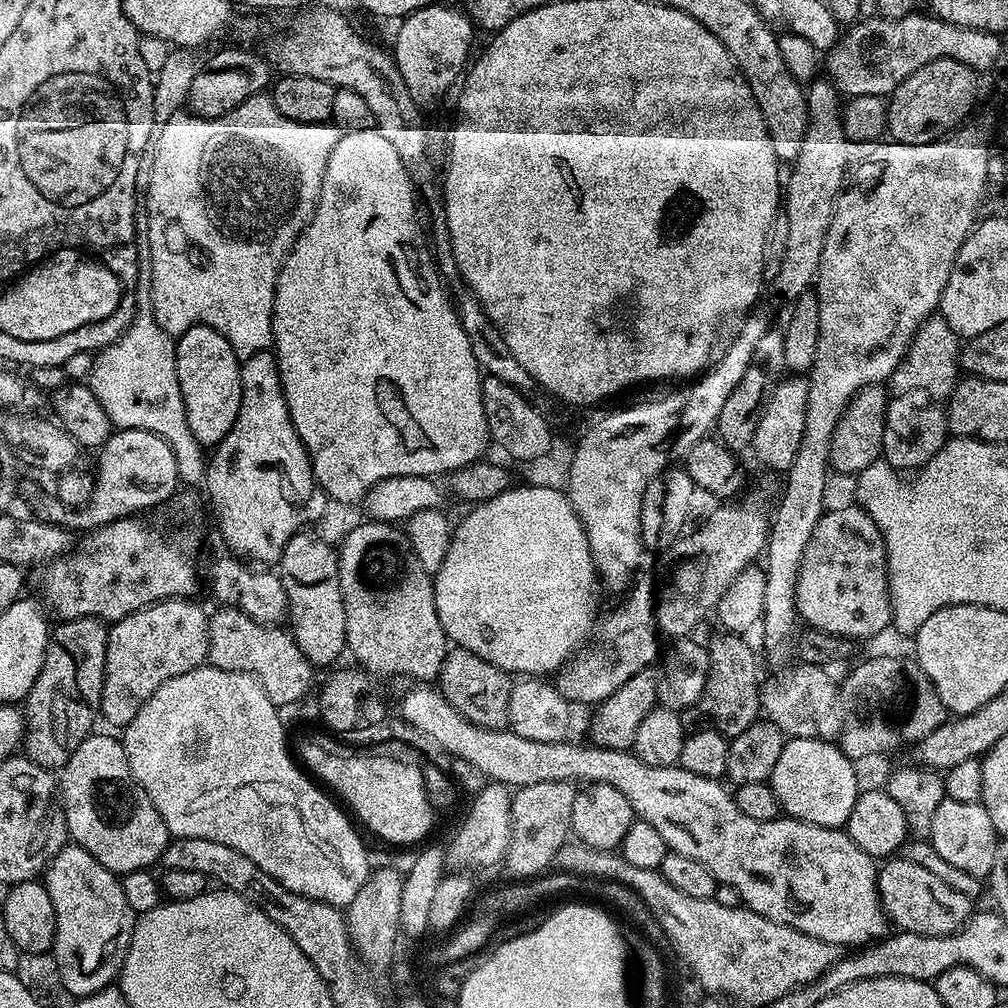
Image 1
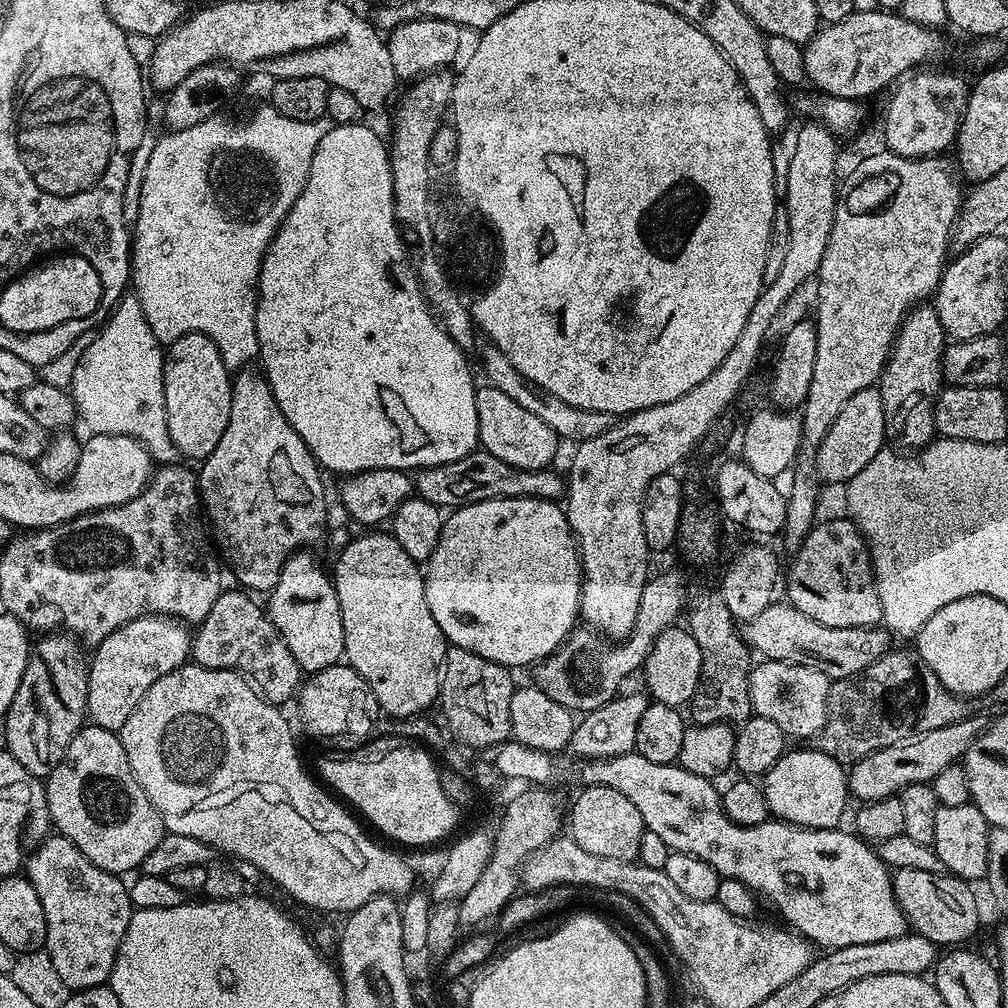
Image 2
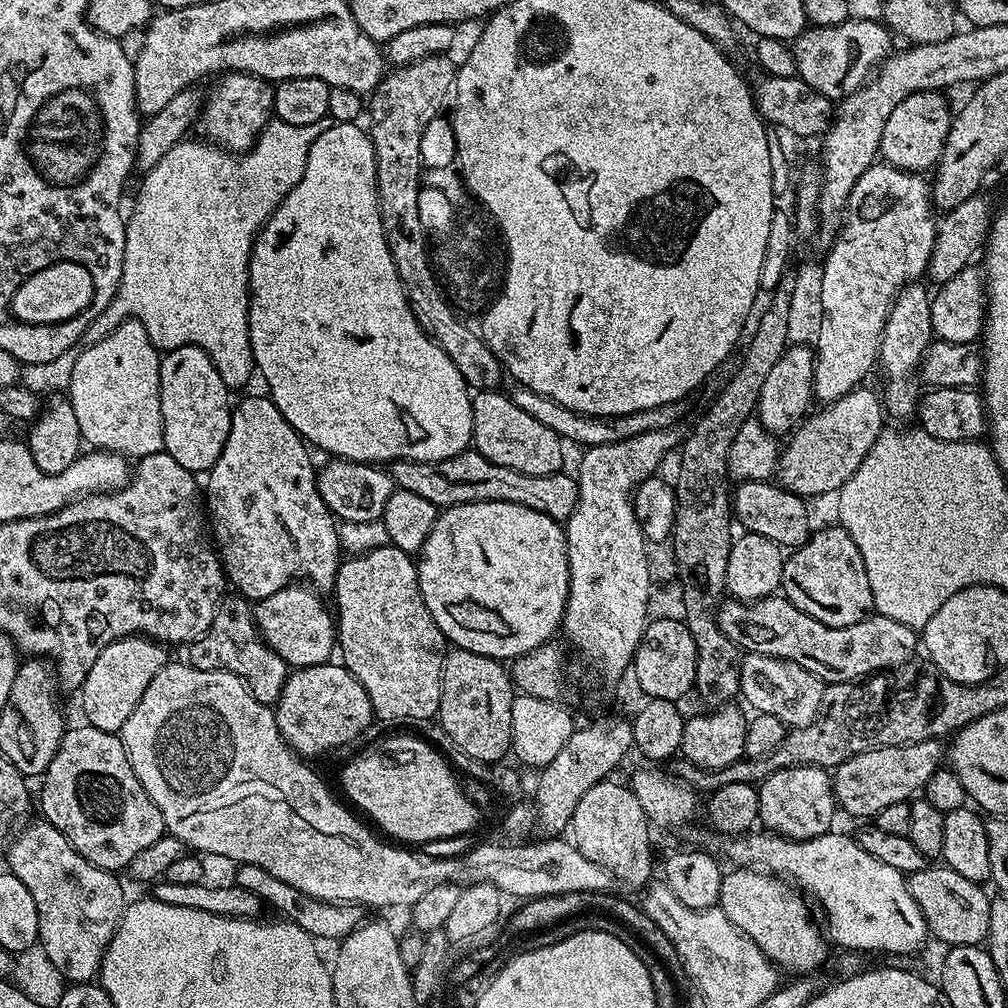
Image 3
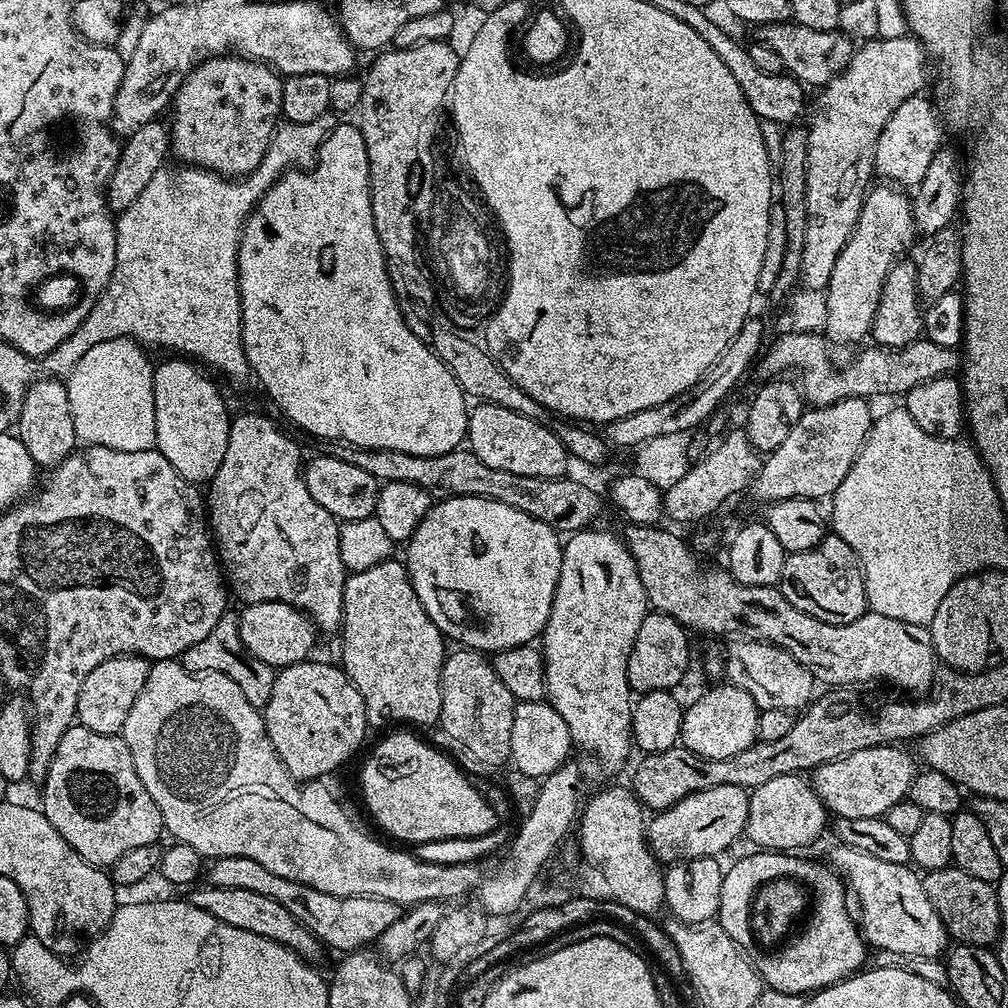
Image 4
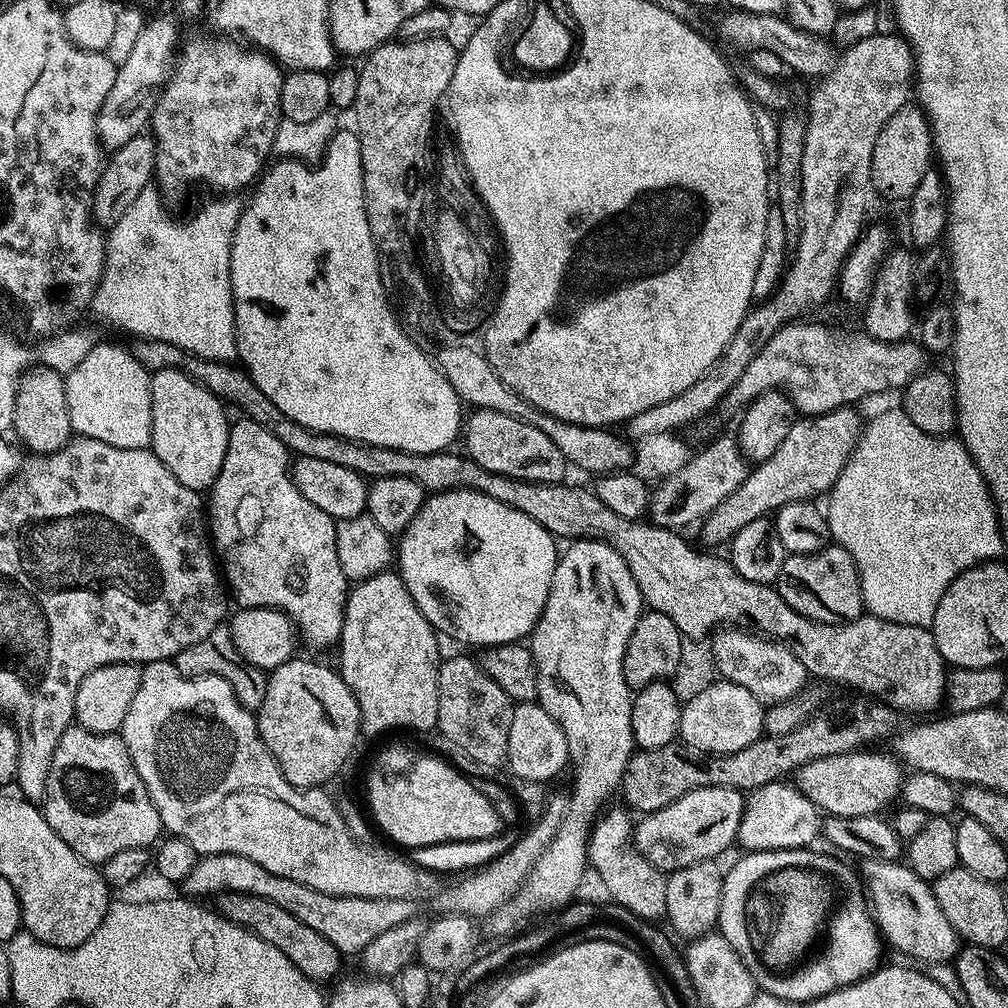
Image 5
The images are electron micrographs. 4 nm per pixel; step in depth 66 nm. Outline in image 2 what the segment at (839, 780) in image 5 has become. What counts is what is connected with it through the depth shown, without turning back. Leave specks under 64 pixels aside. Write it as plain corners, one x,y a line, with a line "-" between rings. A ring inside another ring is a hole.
973,714
966,720
959,720
950,726
941,726
938,730
930,730
930,734
922,734
913,740
907,740
894,746
886,746
866,758
856,761
847,769
848,791
857,801
884,800
888,796
896,796
911,784
931,784
946,766
960,764
970,746
980,737
986,727
986,720
979,714

